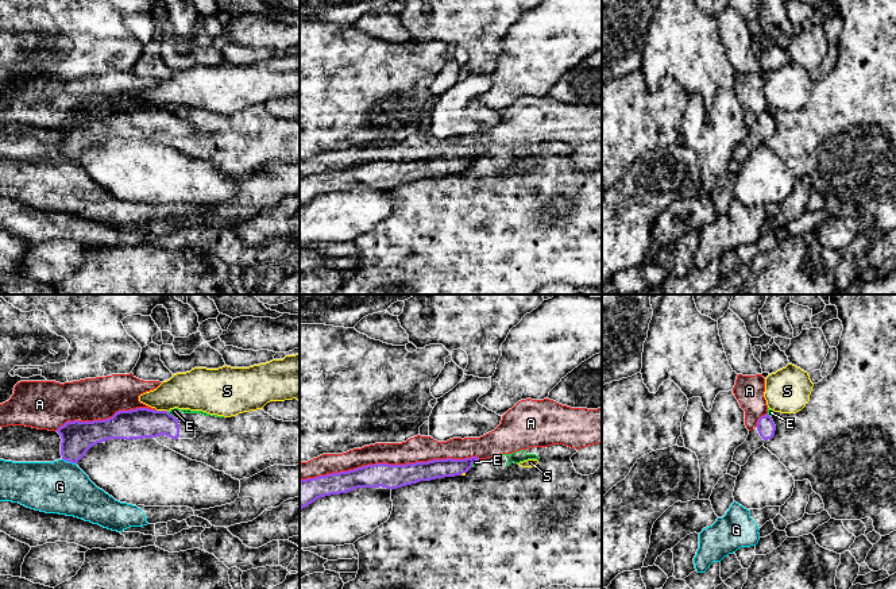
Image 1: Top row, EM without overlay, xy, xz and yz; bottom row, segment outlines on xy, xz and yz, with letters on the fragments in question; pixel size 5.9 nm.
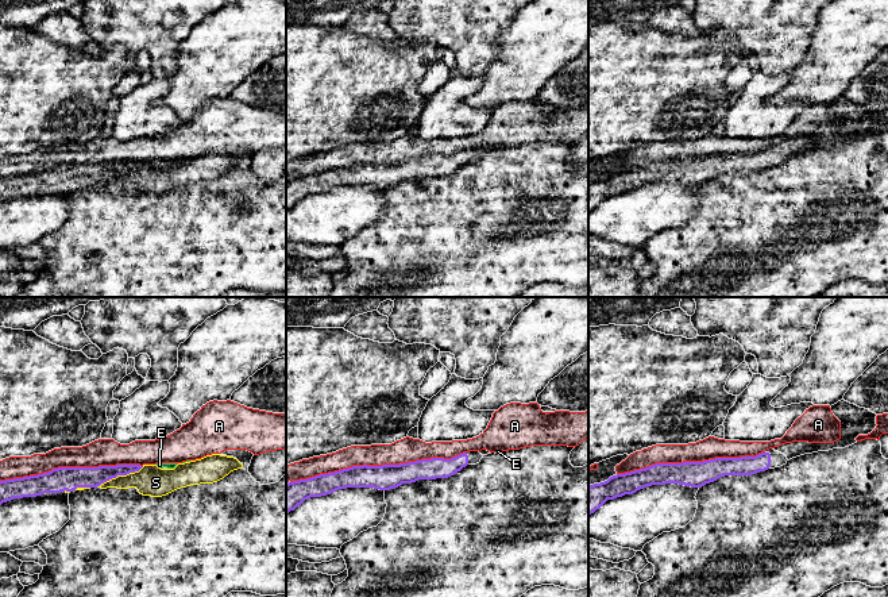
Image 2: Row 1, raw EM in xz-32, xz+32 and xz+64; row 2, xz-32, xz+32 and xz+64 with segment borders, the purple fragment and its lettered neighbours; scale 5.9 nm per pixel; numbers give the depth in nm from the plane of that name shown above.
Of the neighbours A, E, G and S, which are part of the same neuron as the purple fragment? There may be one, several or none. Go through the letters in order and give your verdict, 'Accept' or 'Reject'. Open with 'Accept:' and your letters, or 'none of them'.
Accept: none of them
A: Reject
E: Reject
G: Reject
S: Reject

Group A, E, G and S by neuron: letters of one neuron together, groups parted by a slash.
A / E / G / S

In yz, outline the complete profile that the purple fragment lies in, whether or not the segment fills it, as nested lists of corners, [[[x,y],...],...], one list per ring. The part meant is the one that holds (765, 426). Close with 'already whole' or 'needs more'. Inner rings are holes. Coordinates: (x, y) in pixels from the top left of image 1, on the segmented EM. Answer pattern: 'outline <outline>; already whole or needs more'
outline [[[766,413],[757,421],[757,428],[749,431],[746,440],[738,446],[733,455],[733,462],[744,466],[749,457],[760,449],[765,440],[772,439],[776,431],[776,426],[772,417]]]; needs more

